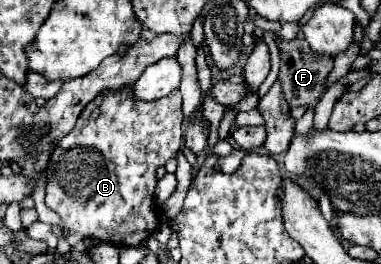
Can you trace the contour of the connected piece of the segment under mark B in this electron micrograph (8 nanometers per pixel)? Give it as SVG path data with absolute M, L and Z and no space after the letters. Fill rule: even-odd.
M128 87L116 93L100 95L88 103L76 121L76 127L58 143L64 151L54 151L46 169L46 205L62 219L66 241L74 247L82 239L108 241L122 247L136 247L142 241L122 239L148 239L160 223L156 205L156 169L168 159L178 155L180 149L180 123L182 123L182 98L178 89L158 101L134 101Z

